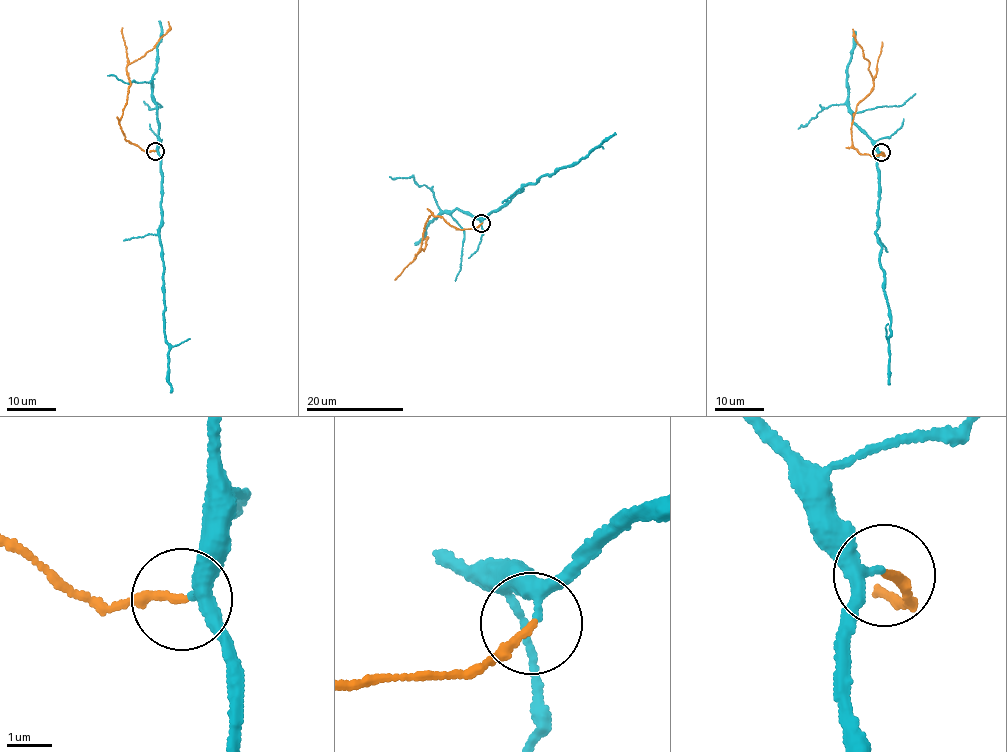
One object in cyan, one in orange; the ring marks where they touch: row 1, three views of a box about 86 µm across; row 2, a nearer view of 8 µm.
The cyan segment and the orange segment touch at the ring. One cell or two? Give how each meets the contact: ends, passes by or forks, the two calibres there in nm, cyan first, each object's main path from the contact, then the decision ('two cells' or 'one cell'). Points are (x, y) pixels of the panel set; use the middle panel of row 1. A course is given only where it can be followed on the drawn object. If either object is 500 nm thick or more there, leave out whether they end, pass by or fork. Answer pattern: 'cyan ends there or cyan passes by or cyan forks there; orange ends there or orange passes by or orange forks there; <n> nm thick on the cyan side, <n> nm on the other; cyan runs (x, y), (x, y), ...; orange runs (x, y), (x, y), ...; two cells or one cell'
cyan passes by; orange ends there; 260 nm thick on the cyan side, 180 nm on the other; cyan runs (481, 223), (527, 183), (536, 182), (544, 174), (550, 175), (562, 166), (576, 163), (615, 133); orange runs (481, 223), (473, 228), (455, 229), (432, 214), (415, 255), (424, 249), (427, 239), (422, 239); one cell

